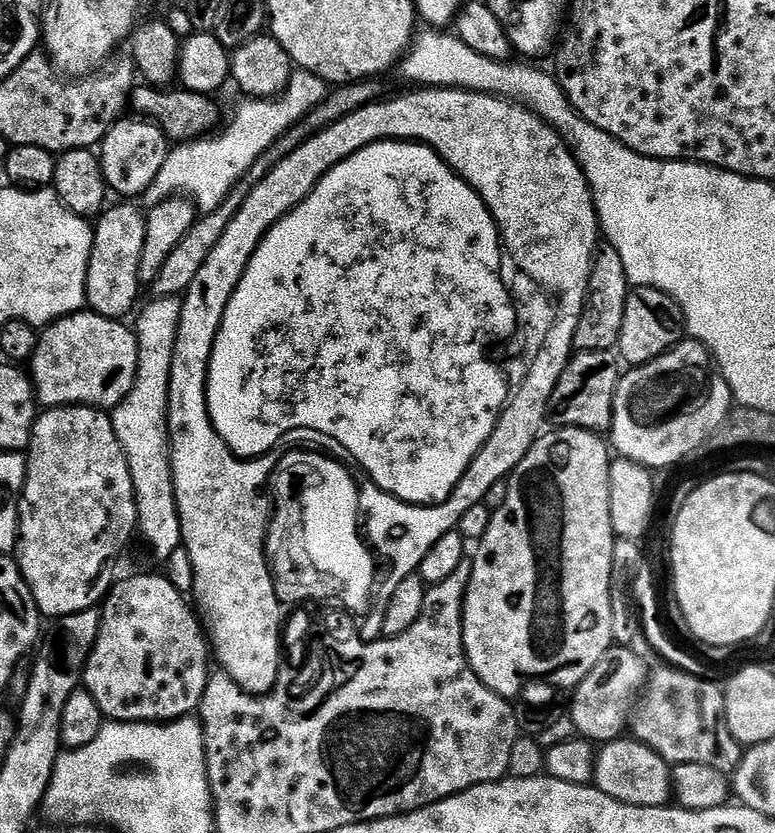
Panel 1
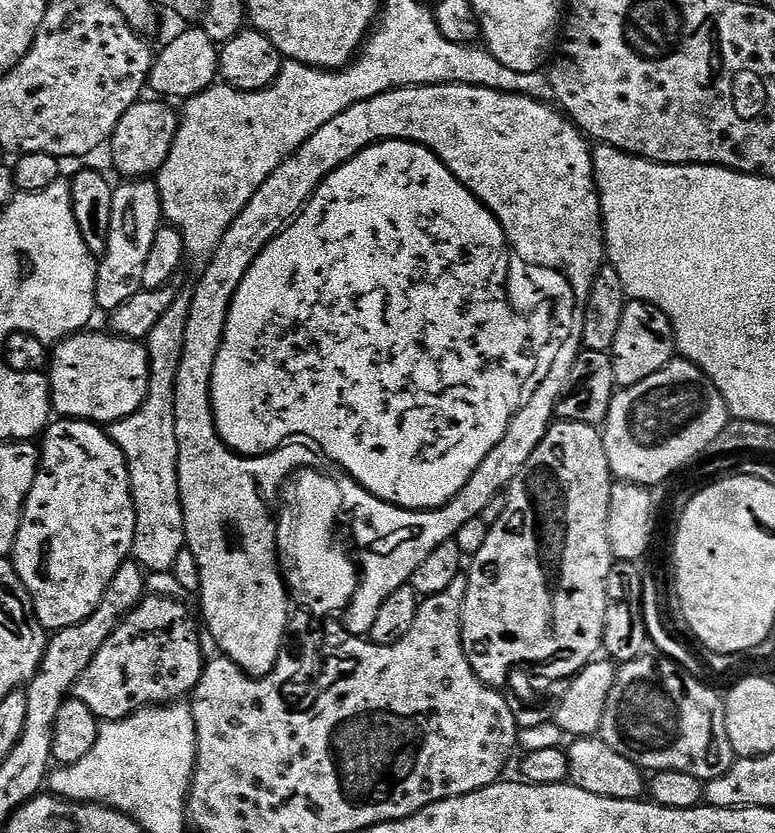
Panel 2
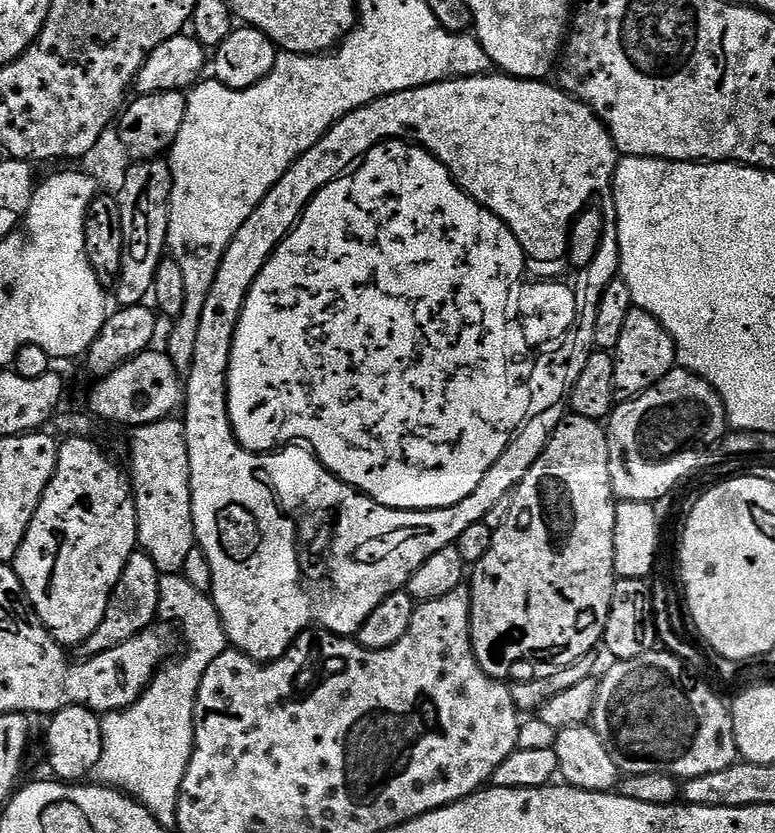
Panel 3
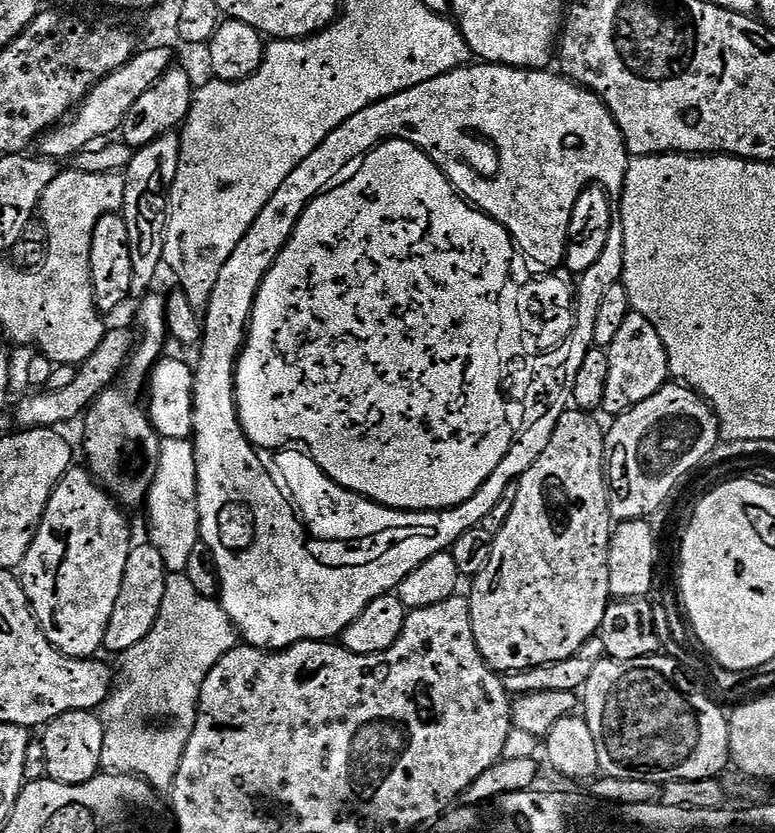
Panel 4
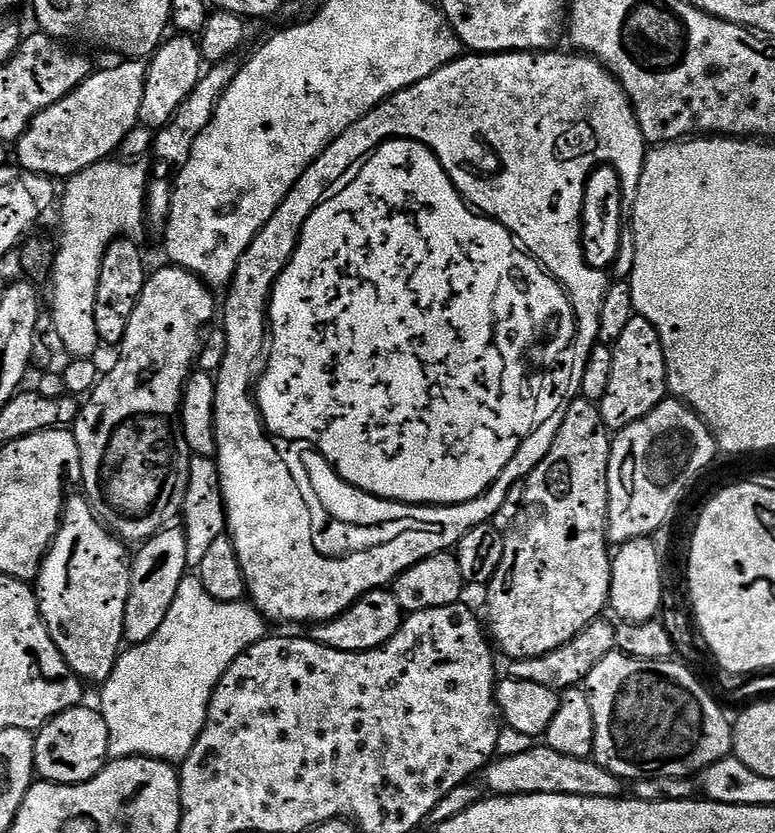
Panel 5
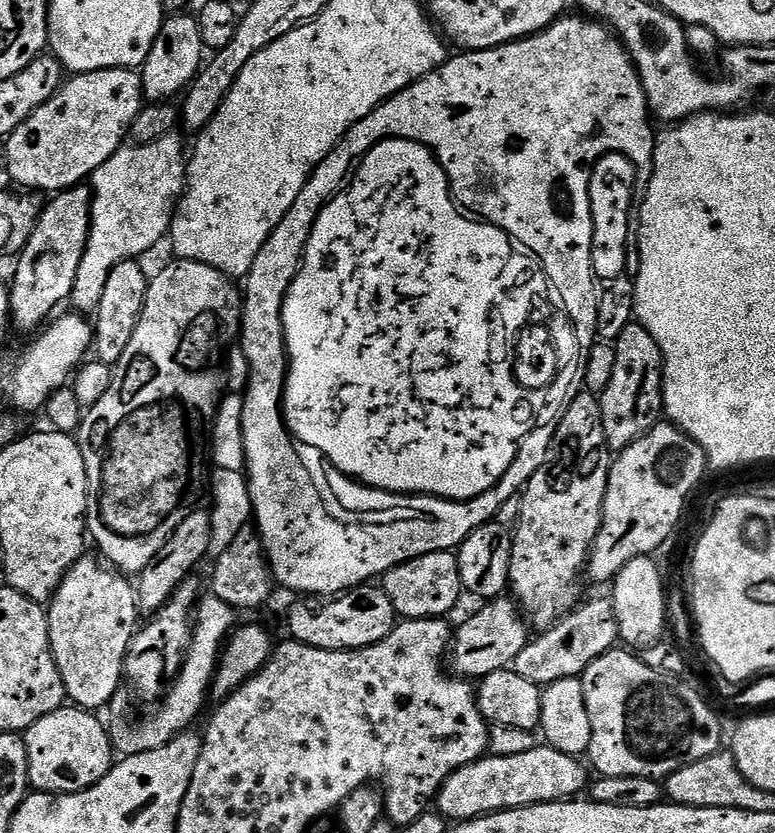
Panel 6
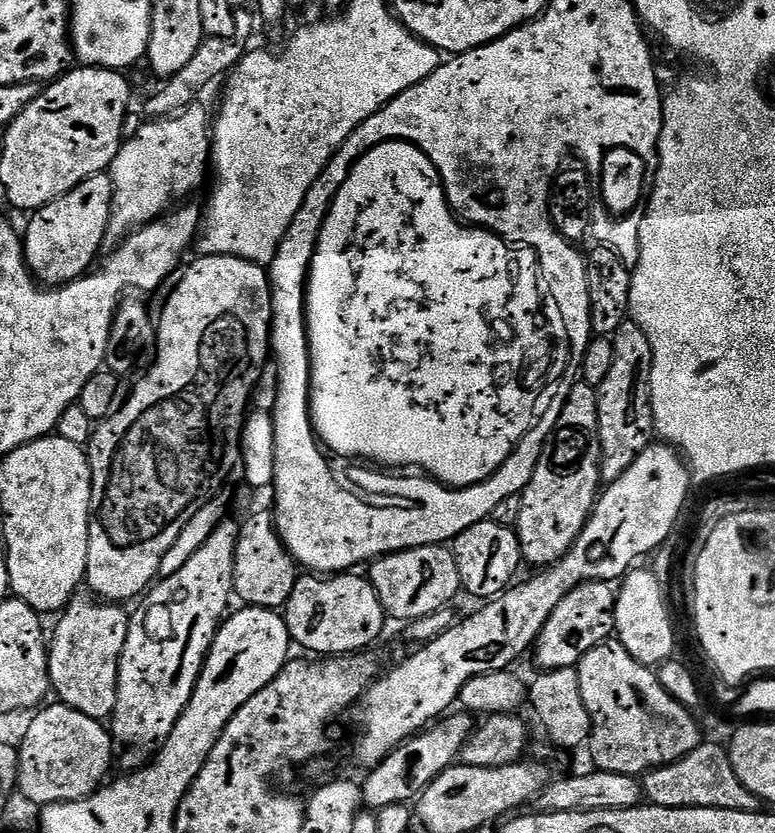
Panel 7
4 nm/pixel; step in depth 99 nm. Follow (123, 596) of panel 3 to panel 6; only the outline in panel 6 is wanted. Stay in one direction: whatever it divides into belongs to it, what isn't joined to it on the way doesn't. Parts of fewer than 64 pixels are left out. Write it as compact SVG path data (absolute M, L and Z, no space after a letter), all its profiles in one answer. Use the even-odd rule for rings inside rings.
M193 510L188 517L170 534L168 541L158 554L154 554L152 561L138 574L134 587L136 602L141 613L155 614L178 590L183 580L189 579L196 568L196 563L212 548L212 522L213 517L207 511Z

